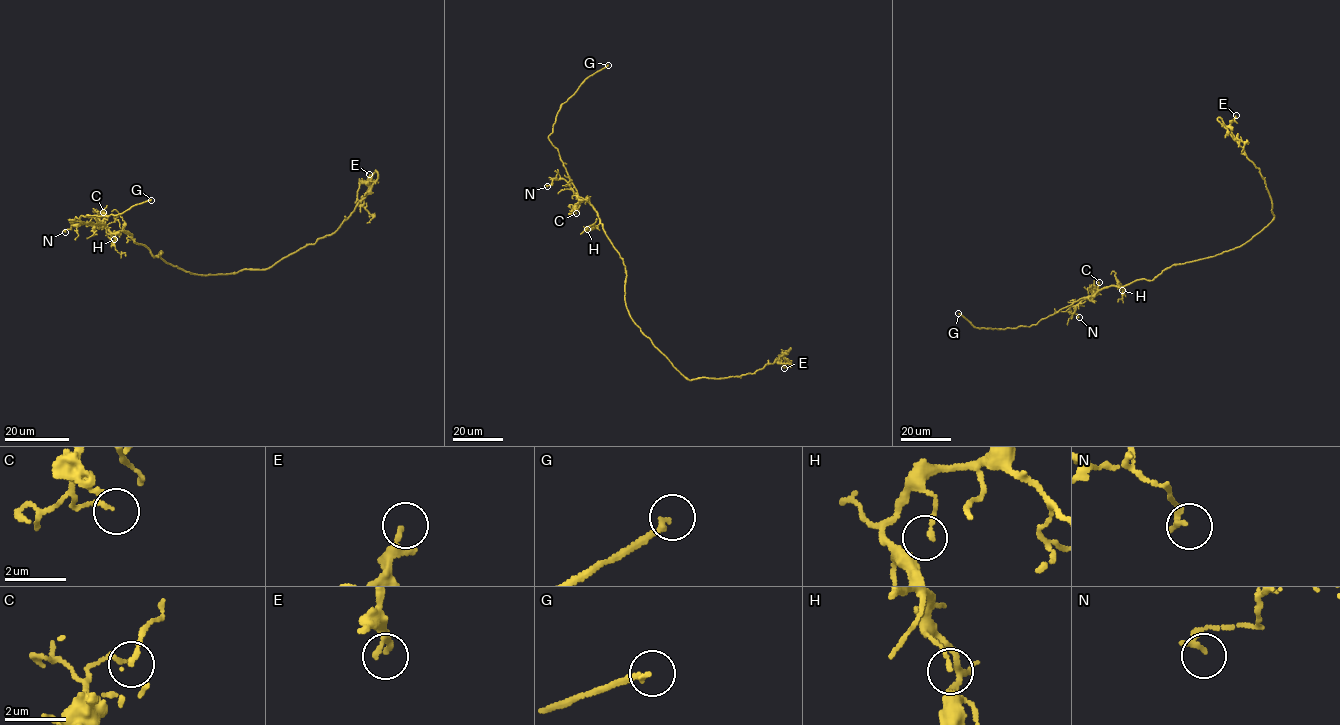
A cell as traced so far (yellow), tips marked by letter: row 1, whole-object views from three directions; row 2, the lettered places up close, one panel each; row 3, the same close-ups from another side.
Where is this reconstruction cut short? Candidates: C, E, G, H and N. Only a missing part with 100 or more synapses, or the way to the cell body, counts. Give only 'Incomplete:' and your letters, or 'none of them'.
Incomplete: G

